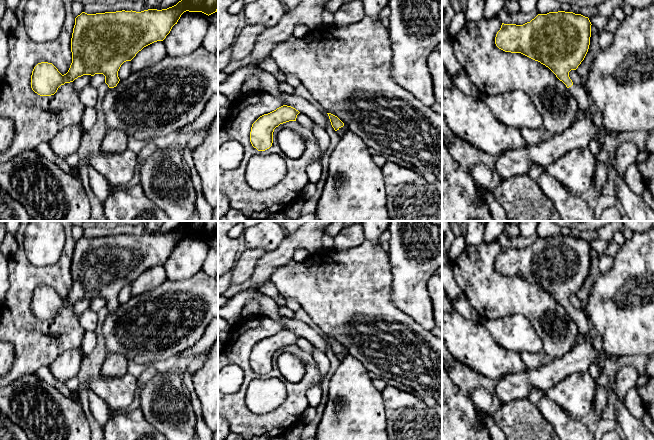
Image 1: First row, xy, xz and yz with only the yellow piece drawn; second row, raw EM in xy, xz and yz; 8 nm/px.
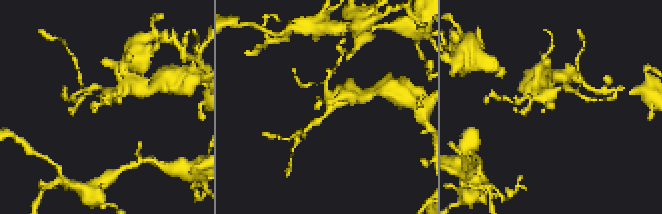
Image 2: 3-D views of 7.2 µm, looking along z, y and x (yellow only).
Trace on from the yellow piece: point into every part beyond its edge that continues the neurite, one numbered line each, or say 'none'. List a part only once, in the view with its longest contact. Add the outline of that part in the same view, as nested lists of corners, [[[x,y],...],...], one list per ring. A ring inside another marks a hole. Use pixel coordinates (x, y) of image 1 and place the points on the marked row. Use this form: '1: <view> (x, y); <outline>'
1: yz (577, 92); [[[573,83],[573,85],[568,88],[568,91],[575,98],[580,111],[587,112],[590,106],[589,106],[589,100],[585,90],[581,86]]]

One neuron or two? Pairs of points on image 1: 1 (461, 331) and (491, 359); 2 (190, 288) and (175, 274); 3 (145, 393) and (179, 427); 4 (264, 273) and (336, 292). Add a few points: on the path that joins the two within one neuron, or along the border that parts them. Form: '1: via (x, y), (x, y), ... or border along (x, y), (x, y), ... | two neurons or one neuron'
1: via (468, 339), (483, 354) | one neuron
2: border along (201, 269), (188, 278), (167, 280) | two neurons
3: via (153, 401), (171, 419) | one neuron
4: border along (290, 261), (277, 267), (270, 280) | two neurons

